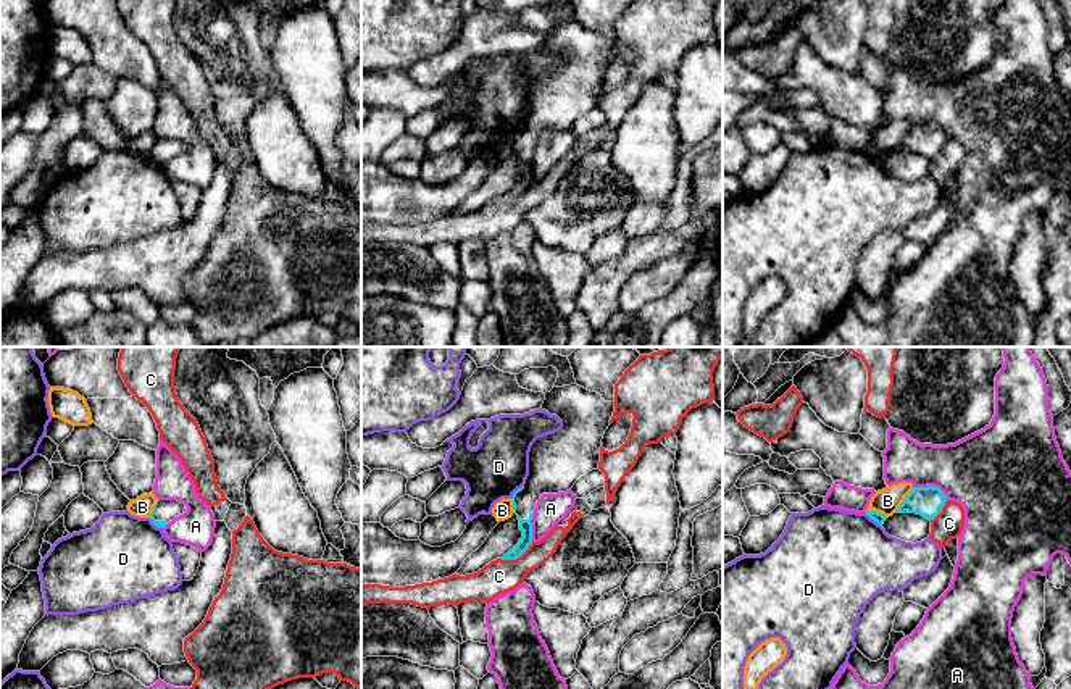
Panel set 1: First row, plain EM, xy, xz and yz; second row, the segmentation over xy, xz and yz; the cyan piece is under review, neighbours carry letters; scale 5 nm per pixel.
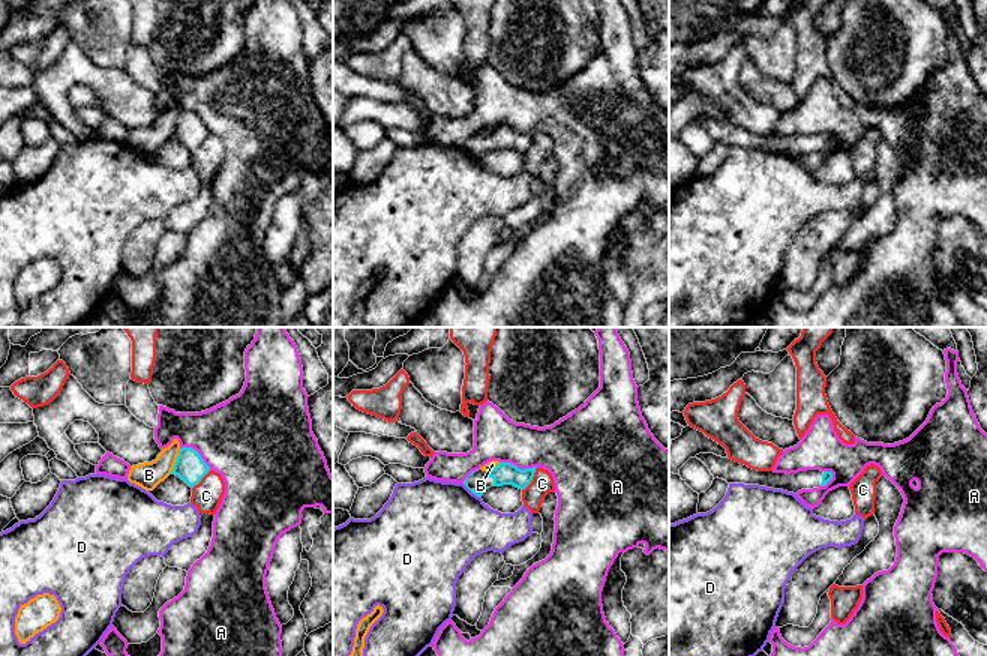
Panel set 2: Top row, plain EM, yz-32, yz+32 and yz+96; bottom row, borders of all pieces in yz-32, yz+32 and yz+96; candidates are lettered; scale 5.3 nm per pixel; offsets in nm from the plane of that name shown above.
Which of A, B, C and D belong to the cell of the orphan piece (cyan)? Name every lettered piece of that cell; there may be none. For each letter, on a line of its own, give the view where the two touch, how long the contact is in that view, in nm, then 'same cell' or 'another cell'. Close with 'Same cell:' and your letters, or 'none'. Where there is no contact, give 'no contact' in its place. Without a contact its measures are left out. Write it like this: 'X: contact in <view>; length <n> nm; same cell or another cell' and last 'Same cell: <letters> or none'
A: contact in yz; length 200 nm; another cell
B: contact in yz; length 160 nm; another cell
C: contact in xz; length 190 nm; another cell
D: contact in yz; length 120 nm; another cell
Same cell: none

